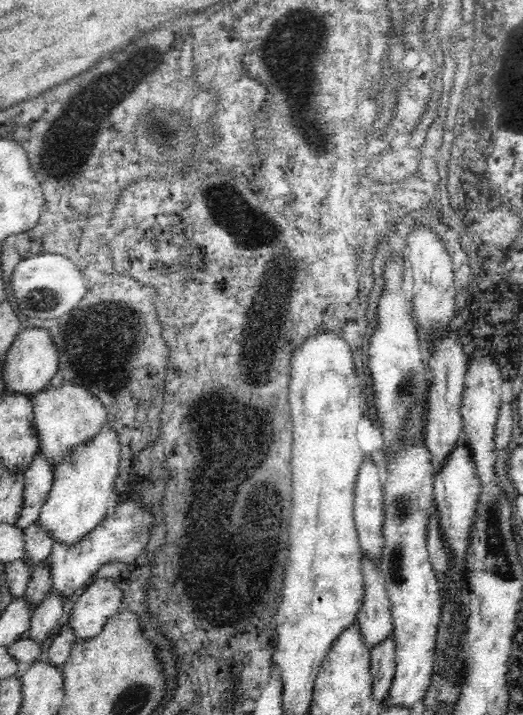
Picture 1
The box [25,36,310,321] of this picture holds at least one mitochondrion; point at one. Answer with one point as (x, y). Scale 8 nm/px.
(110, 92)

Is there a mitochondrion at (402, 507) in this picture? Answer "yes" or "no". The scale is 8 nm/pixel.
yes

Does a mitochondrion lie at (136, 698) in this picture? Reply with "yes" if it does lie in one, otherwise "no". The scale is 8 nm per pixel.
yes

